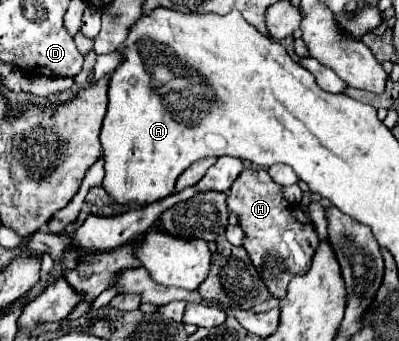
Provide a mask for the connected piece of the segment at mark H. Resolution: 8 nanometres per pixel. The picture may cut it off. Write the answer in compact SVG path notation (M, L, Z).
M244 168L240 176L234 180L226 200L228 210L236 214L238 224L246 234L244 248L248 256L252 258L270 294L278 300L286 296L288 284L296 274L304 274L306 270L310 270L314 250L320 242L314 226L294 220L294 206L282 196L282 190L284 186L274 184L274 180L270 180L268 170Z

